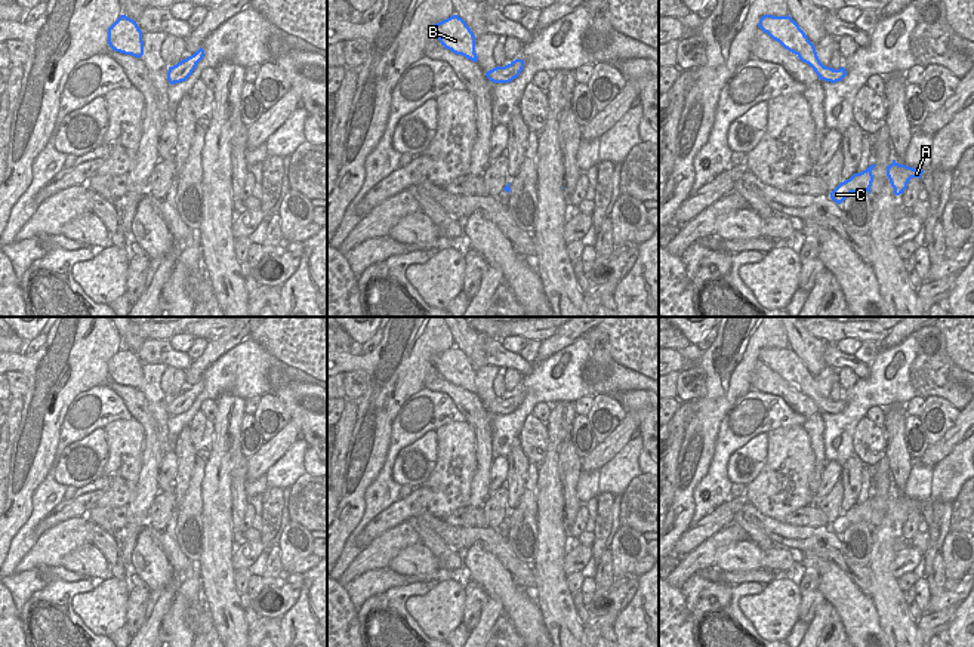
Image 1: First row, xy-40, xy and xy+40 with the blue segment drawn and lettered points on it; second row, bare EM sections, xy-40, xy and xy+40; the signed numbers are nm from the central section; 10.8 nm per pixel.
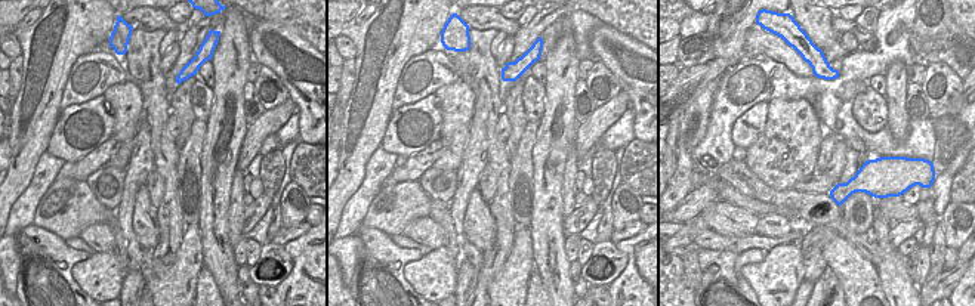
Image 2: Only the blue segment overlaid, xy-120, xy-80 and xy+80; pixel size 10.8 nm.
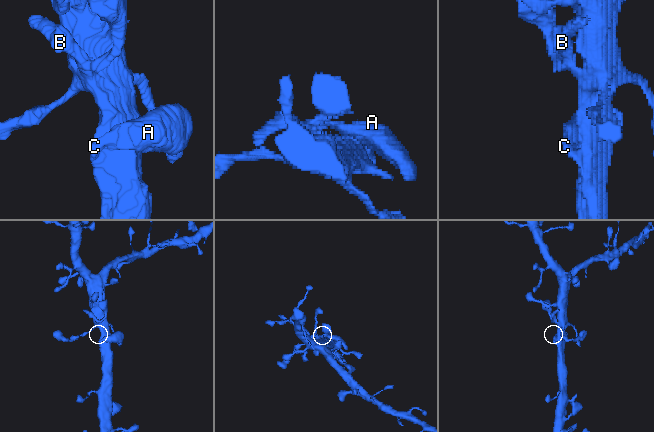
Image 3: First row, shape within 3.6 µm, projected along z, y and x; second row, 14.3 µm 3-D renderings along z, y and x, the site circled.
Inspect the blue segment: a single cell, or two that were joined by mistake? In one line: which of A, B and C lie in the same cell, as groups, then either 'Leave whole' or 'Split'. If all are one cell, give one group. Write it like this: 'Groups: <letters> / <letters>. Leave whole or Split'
Groups: A B C. Leave whole

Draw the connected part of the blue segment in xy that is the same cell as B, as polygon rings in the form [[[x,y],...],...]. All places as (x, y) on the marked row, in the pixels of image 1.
[[[457,15],[434,24],[432,33],[446,49],[474,62],[478,61],[475,53],[475,36],[466,22]]]

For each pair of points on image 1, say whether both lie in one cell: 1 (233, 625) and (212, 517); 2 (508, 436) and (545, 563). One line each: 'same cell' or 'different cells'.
1: same cell
2: different cells

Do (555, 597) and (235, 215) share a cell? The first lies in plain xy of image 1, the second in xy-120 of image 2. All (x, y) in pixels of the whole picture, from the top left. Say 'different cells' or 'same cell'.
different cells

